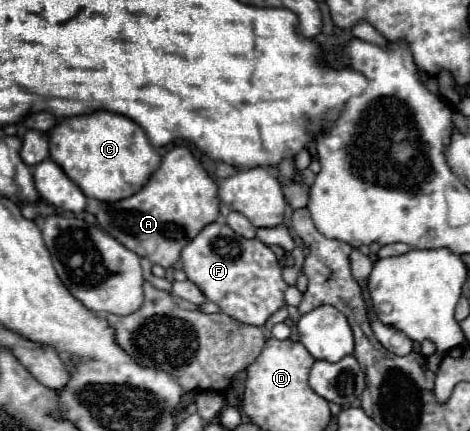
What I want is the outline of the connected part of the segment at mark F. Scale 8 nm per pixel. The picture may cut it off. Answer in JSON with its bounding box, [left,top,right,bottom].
[181,220,287,326]

